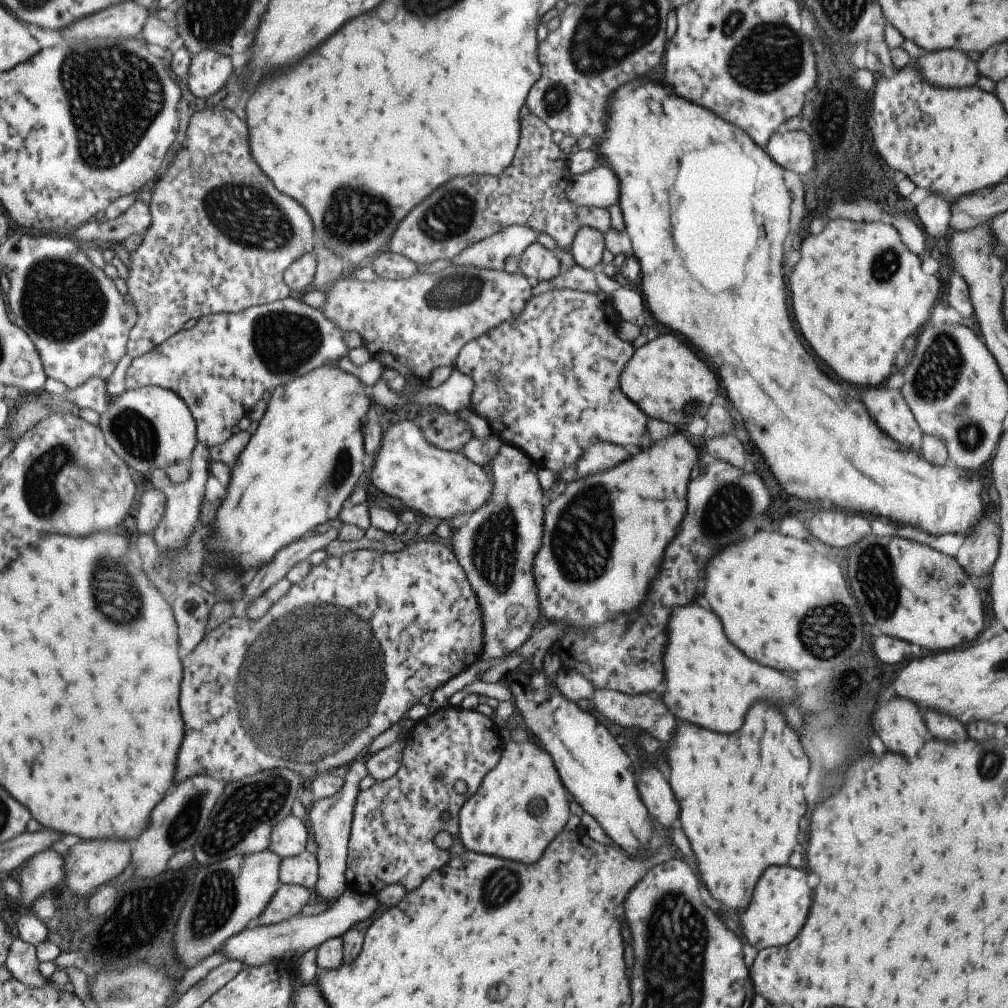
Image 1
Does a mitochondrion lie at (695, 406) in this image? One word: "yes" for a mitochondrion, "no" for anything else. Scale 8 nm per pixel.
yes

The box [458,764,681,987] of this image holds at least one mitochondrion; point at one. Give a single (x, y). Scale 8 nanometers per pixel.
(498, 887)

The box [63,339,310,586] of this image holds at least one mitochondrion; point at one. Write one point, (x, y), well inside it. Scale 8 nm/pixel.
(134, 433)

